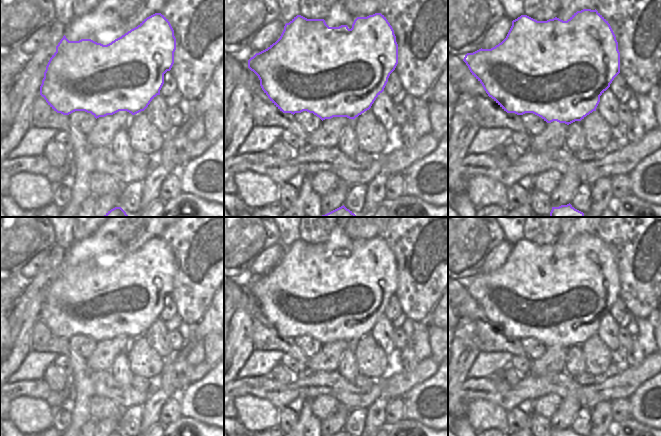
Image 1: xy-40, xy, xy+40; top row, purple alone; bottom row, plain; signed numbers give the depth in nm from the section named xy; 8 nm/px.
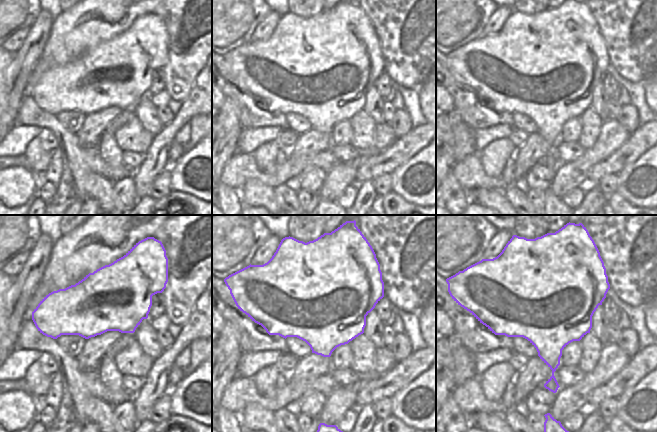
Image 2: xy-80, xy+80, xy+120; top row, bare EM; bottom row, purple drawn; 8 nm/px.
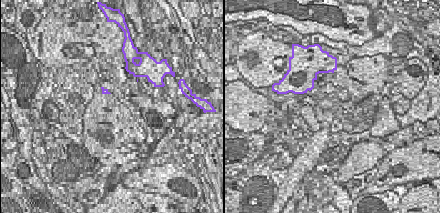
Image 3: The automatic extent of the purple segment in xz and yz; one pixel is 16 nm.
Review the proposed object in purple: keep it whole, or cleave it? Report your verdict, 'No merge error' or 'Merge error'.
No merge error

